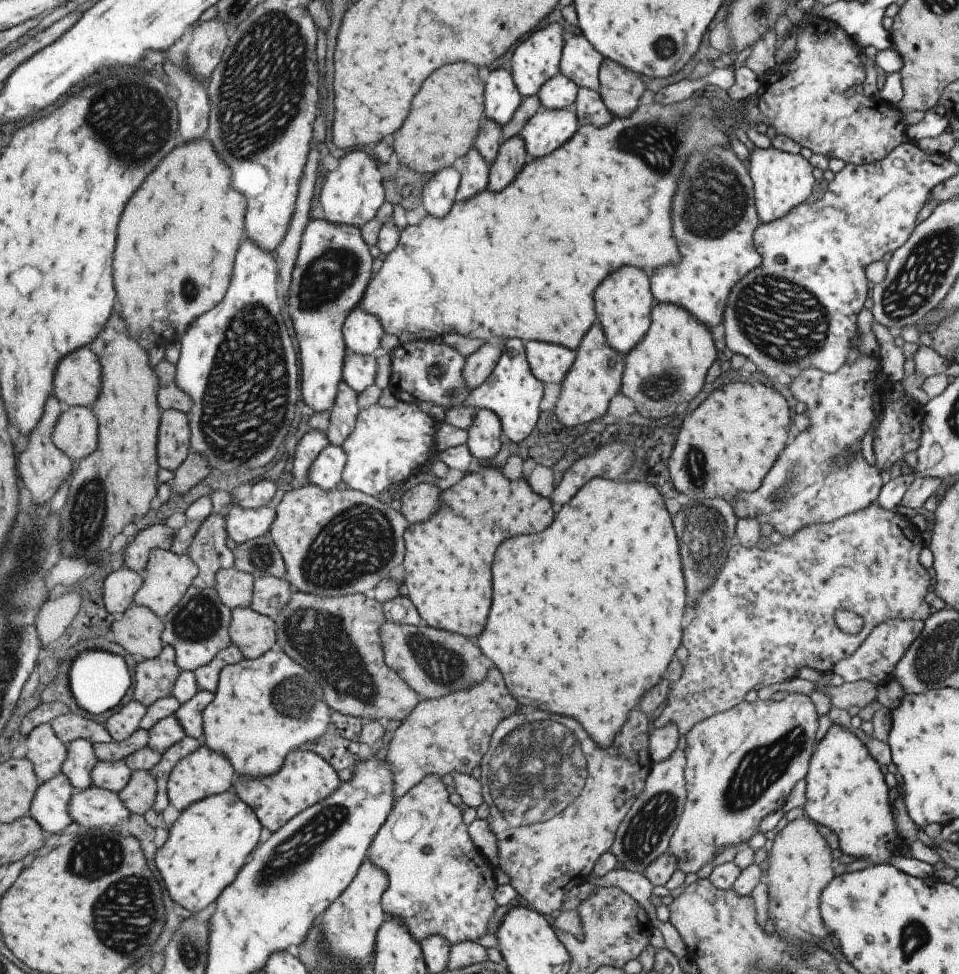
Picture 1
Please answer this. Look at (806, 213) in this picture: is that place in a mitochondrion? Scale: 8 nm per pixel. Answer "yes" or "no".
no

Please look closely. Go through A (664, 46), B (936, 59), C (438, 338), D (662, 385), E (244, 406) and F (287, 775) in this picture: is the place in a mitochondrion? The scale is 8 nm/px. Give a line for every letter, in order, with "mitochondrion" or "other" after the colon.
A: mitochondrion
B: other
C: other
D: mitochondrion
E: mitochondrion
F: other

